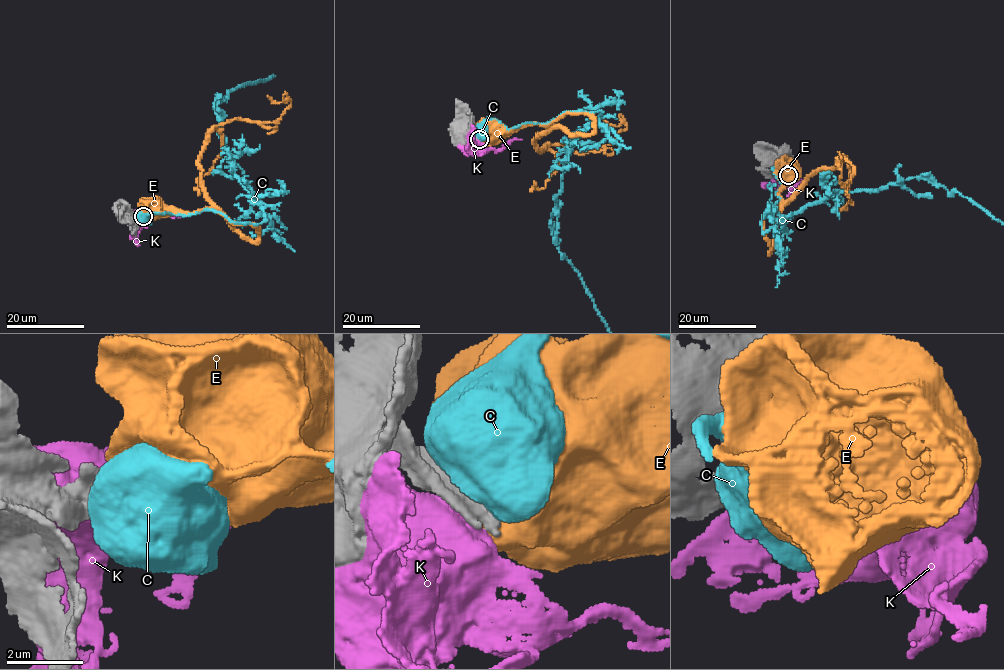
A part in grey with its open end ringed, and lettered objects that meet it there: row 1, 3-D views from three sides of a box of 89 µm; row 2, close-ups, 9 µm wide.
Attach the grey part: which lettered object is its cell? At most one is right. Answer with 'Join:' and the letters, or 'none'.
Join: none

